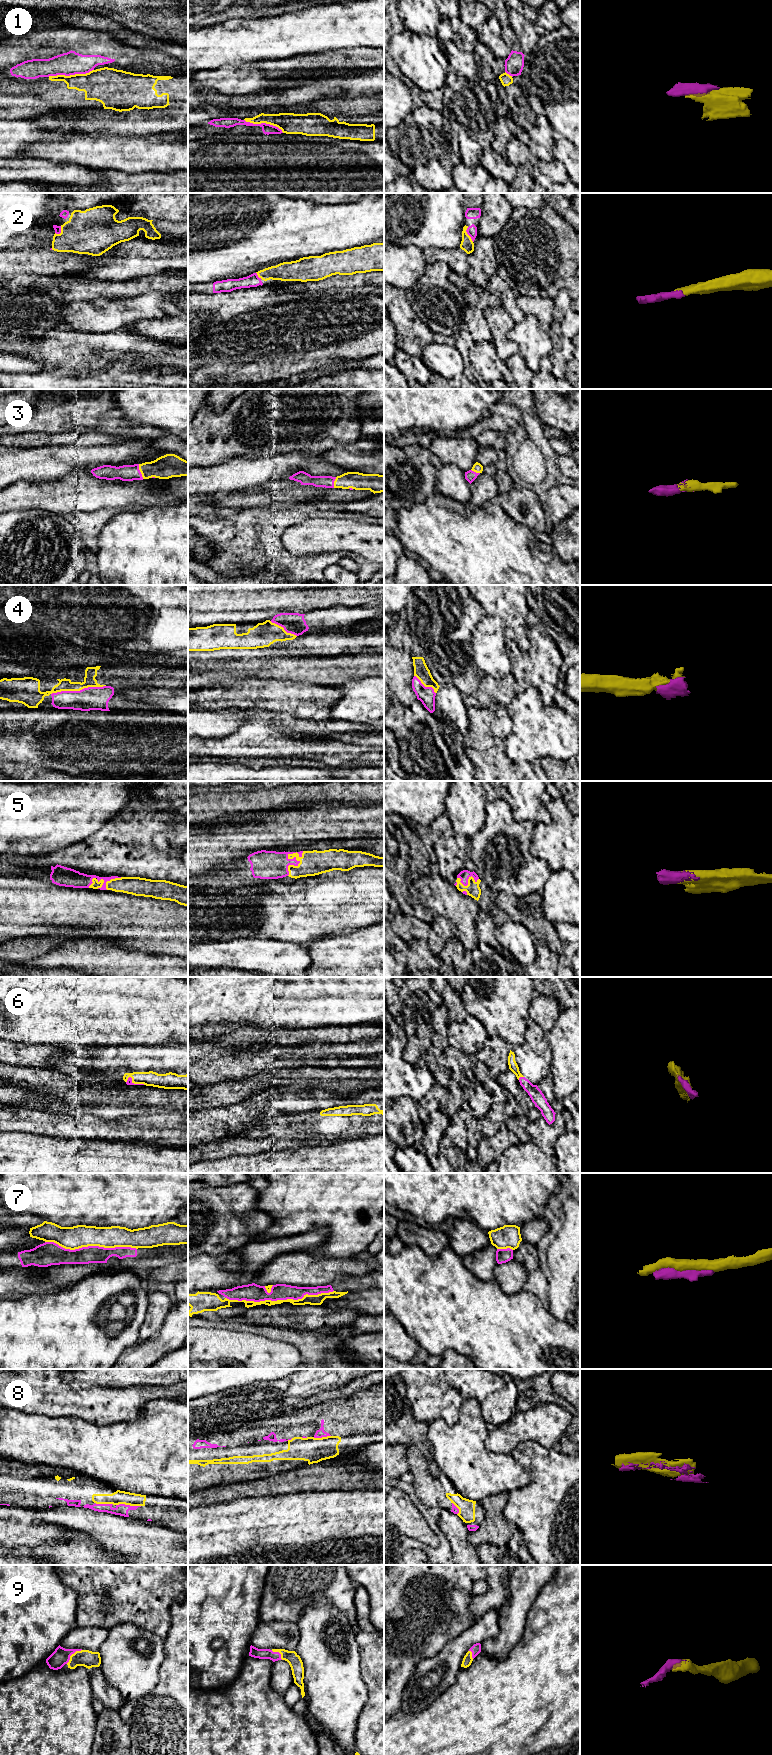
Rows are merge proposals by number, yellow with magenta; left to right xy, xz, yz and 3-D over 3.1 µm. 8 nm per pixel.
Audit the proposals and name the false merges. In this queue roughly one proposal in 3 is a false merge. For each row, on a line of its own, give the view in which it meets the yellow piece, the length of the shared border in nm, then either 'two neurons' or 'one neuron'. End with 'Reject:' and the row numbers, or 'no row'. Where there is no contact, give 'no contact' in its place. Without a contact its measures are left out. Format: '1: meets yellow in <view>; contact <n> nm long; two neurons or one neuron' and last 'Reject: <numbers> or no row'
1: meets yellow in xy; contact 380 nm long; two neurons
2: meets yellow in yz; contact 130 nm long; one neuron
3: meets yellow in xy; contact 130 nm long; one neuron
4: meets yellow in xy; contact 440 nm long; one neuron
5: meets yellow in xz; contact 240 nm long; one neuron
6: meets yellow in yz; contact 50 nm long; one neuron
7: meets yellow in xz; contact 850 nm long; two neurons
8: meets yellow in xy; contact 200 nm long; one neuron
9: meets yellow in xy; contact 170 nm long; one neuron
Reject: 1, 7

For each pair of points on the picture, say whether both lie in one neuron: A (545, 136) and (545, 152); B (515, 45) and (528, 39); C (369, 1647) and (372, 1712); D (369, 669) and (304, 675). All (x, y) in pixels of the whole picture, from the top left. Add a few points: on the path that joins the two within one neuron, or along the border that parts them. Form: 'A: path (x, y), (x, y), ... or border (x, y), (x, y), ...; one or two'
A: path (545, 140), (545, 148); one
B: border (509, 23), (518, 38), (522, 51); two
C: path (372, 1663), (373, 1696); one
D: path (353, 669), (320, 671); one

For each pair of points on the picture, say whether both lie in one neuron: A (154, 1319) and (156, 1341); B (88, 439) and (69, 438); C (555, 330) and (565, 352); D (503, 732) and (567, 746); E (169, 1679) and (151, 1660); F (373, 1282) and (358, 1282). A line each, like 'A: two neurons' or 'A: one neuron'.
A: two neurons
B: one neuron
C: one neuron
D: two neurons
E: two neurons
F: one neuron

